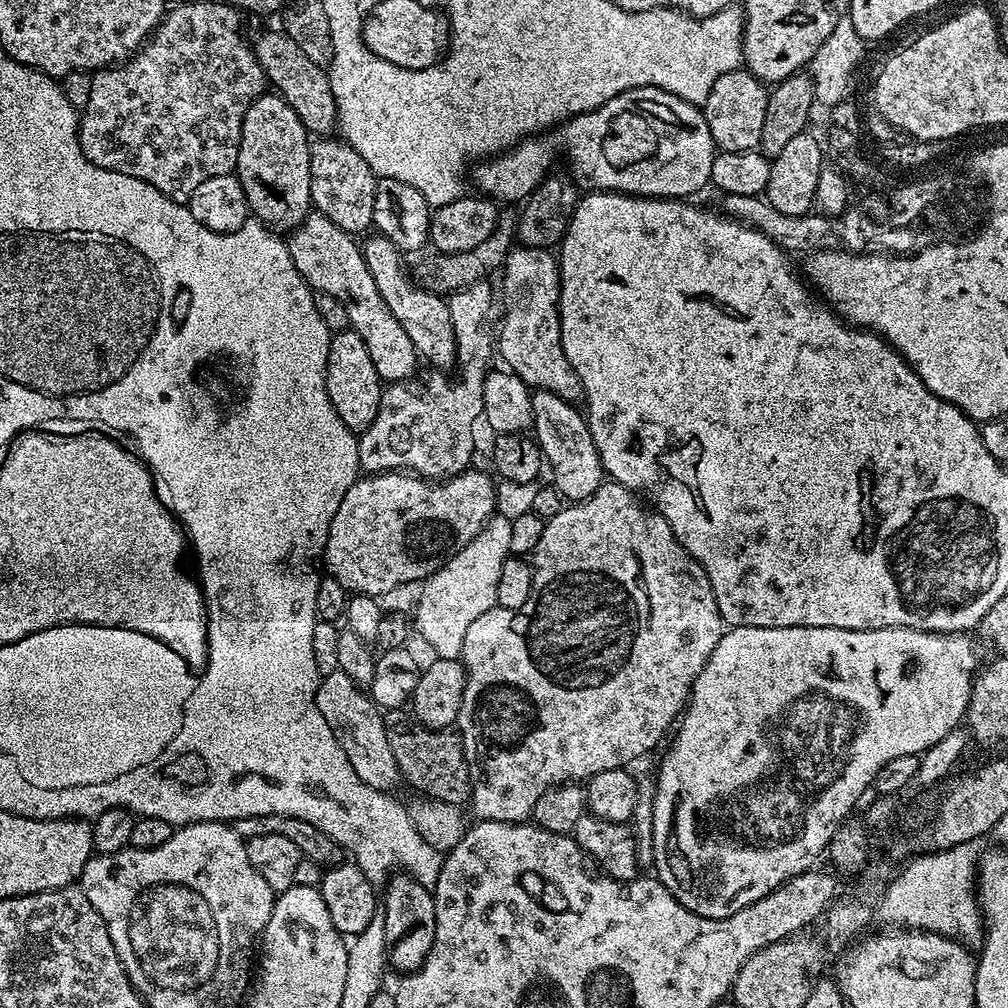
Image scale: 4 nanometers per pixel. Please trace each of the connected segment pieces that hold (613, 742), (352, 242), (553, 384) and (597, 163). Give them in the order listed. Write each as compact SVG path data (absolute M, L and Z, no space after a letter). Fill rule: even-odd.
M615 482L601 484L589 500L569 503L561 512L554 514L554 518L545 520L542 538L538 538L538 546L531 553L530 563L530 598L526 598L526 602L517 608L497 606L486 610L482 618L474 618L474 622L470 622L470 630L466 630L459 655L468 677L454 728L464 747L464 756L468 759L468 773L472 775L470 812L476 820L527 821L534 810L534 802L542 798L547 788L569 782L584 782L602 774L602 770L628 768L639 756L654 751L660 739L664 735L667 737L677 723L688 703L692 684L698 674L702 674L710 654L714 654L714 646L718 646L726 631L706 570L680 545L664 516L641 503L637 493Z
M312 210L298 227L292 229L286 243L298 274L308 283L309 288L331 294L338 298L338 302L342 302L342 306L346 306L350 329L358 334L358 338L362 338L362 342L366 342L366 350L381 381L411 381L418 365L414 342L410 342L398 318L390 314L390 306L386 306L382 294L378 294L378 286L374 286L374 278L364 261L361 245L358 240L356 244L356 240L353 233L334 226L330 218Z
M523 246L513 247L508 253L502 269L505 278L504 284L512 288L516 295L516 301L512 309L504 316L504 325L498 328L498 356L505 360L507 367L529 389L558 394L563 400L579 401L582 396L580 379L564 353L564 347L560 344L560 266L557 257L547 248L526 248Z
M631 88L622 94L618 94L614 98L610 98L610 102L606 102L602 106L598 106L589 112L583 112L577 116L571 116L565 120L563 124L555 129L556 144L564 151L564 156L568 159L568 164L572 167L571 175L585 189L599 190L602 192L623 192L629 196L651 196L653 198L692 198L695 192L700 192L705 187L709 187L712 175L710 174L710 166L714 166L714 158L717 154L717 146L714 138L710 134L710 126L706 126L706 118L703 111L697 105L686 102L682 98L678 98L674 94L670 94L661 88Z

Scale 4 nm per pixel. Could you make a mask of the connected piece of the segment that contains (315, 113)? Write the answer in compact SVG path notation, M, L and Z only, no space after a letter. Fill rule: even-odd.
M282 30L262 33L257 40L254 40L254 51L264 71L265 81L267 81L271 87L273 84L273 86L276 87L273 89L288 103L290 110L294 110L294 114L298 114L298 118L304 124L304 129L316 138L331 137L338 128L336 103L334 102L334 94L328 85L327 71L325 71L322 65L311 60L308 55L298 47L298 42L294 42L294 38L290 38Z

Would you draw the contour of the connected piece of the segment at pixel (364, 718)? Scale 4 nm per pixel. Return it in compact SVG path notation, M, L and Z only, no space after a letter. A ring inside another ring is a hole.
M337 670L320 677L316 705L322 718L326 718L326 726L330 726L334 738L338 738L338 746L346 750L346 758L350 758L354 774L358 774L358 778L362 778L362 782L374 790L395 793L395 788L401 787L402 777L398 762L394 762L390 738L386 738L384 712L372 700L371 695L365 689L359 688L346 674Z

